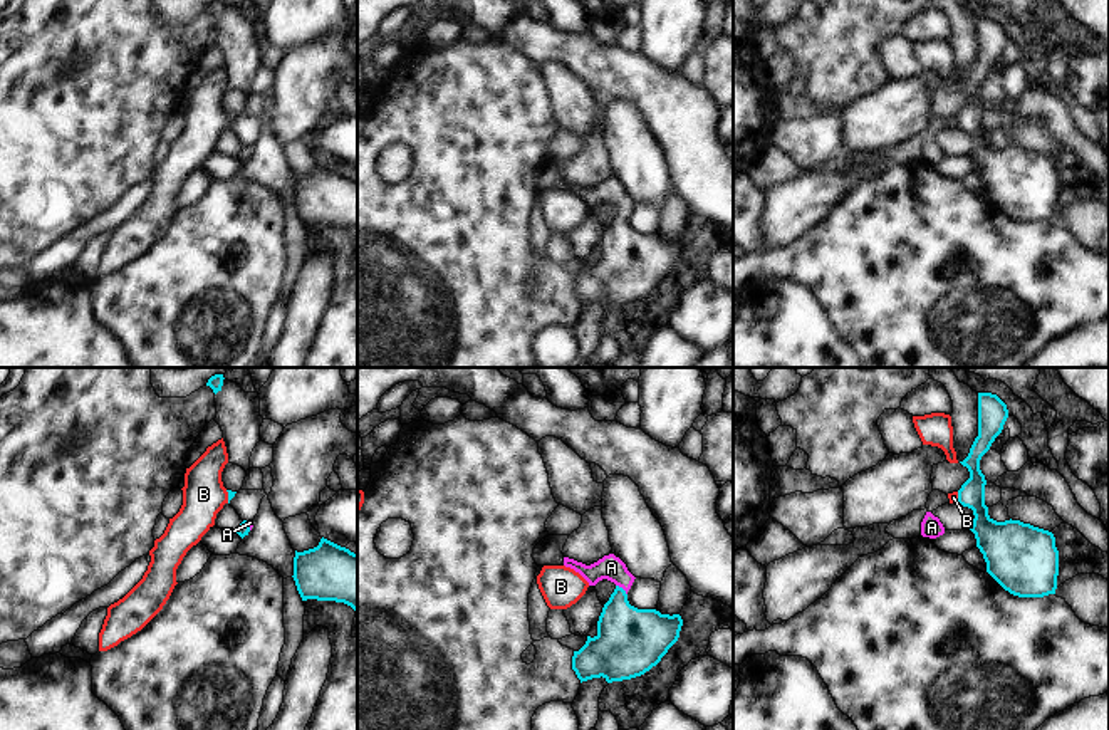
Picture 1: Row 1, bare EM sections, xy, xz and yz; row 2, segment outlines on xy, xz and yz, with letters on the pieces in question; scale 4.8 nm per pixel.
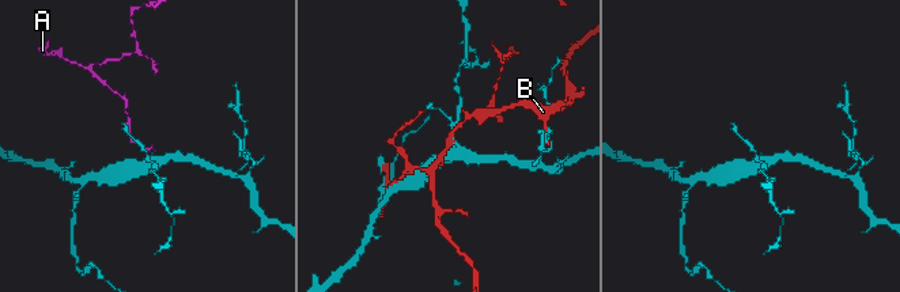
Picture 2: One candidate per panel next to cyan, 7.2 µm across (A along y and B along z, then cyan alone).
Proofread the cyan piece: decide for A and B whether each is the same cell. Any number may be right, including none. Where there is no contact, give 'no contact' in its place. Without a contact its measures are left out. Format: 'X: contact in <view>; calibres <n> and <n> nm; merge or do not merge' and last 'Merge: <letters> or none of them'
A: contact in xz; calibres 320 and 120 nm; merge
B: contact in xy; calibres 30 and 200 nm; do not merge
Merge: A

